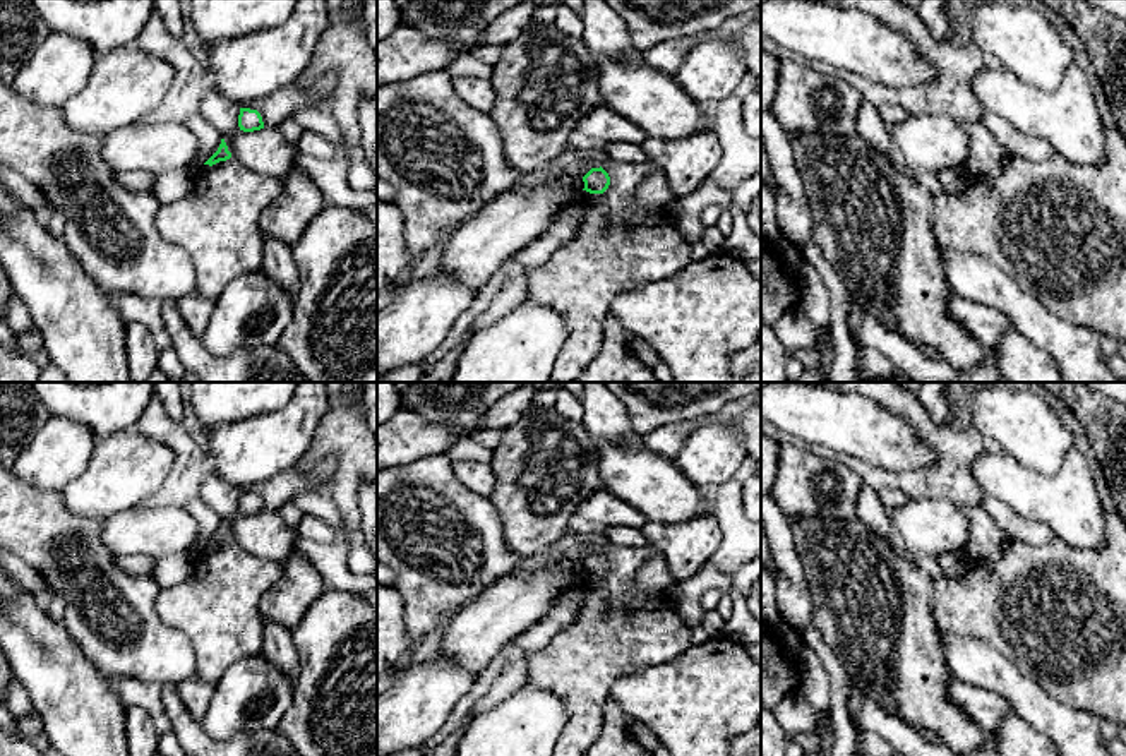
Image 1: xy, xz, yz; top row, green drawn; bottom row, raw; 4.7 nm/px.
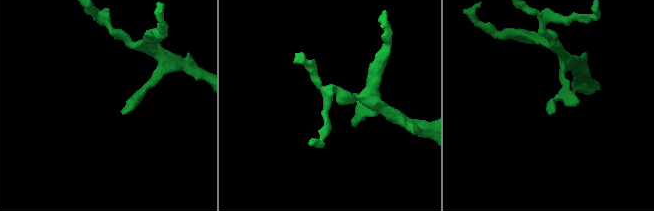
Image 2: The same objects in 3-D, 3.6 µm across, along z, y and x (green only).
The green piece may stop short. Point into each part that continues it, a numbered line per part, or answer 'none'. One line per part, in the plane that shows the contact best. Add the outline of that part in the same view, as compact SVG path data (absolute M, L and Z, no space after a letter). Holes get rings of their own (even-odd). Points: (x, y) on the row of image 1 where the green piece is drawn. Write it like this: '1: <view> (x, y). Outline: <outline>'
none

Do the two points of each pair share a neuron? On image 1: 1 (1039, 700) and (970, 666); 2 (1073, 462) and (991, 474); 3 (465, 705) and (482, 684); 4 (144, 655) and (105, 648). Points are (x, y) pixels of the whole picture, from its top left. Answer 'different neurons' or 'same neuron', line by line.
1: same neuron
2: same neuron
3: same neuron
4: same neuron

